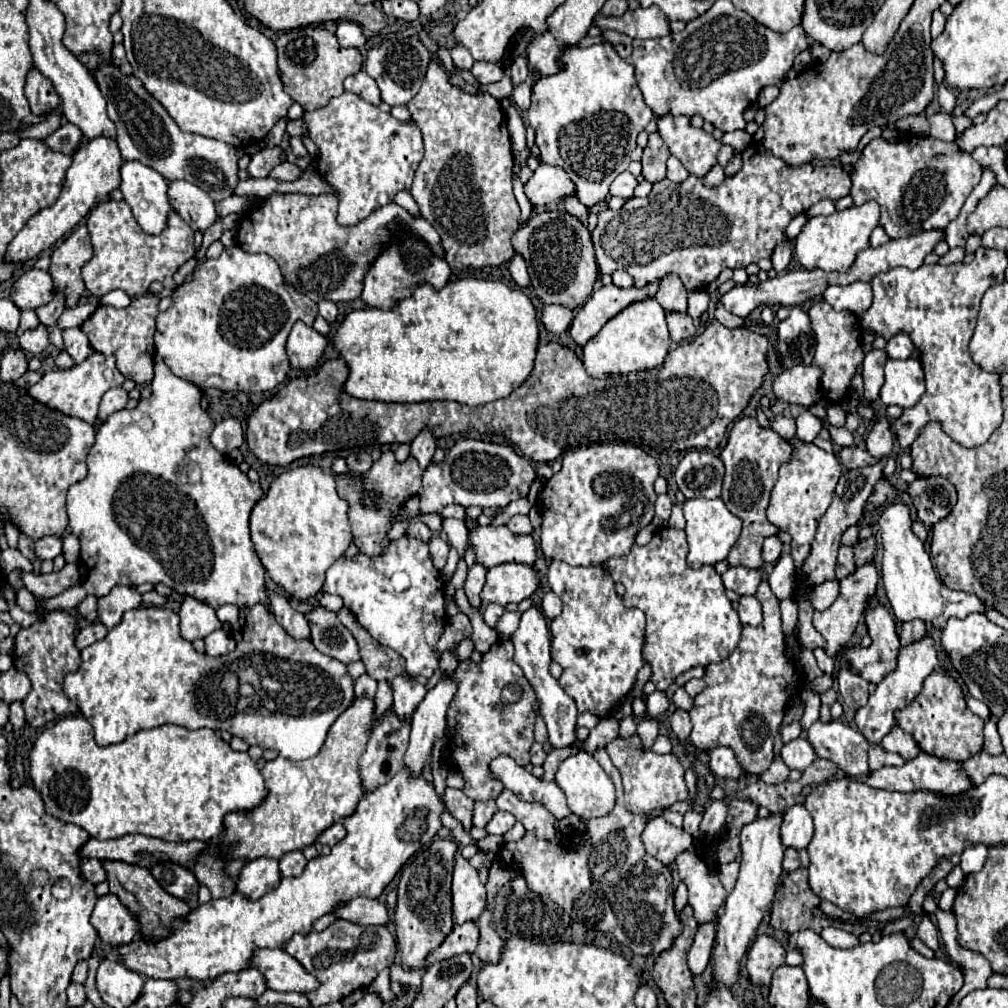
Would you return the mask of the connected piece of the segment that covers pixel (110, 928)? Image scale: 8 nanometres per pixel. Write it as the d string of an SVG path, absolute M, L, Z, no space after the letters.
M114 894L98 898L90 922L98 930L100 938L112 946L132 942L134 934L140 930L140 922Z

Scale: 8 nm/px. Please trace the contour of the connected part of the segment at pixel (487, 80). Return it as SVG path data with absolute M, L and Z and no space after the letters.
M474 62L472 74L474 74L474 78L476 78L482 86L500 82L500 80L504 78L502 68L500 68L498 64L492 64L492 62Z

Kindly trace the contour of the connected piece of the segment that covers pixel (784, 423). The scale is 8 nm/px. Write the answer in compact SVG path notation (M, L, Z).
M772 418L772 430L778 432L784 440L792 440L794 434L796 434L796 424L794 424L794 418Z

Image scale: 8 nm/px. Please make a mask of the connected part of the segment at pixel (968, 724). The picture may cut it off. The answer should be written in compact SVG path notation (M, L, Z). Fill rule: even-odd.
M936 670L926 678L922 692L916 696L912 706L906 706L896 714L896 720L904 732L914 736L926 754L962 762L964 758L982 752L984 720L966 708L962 688L942 670Z

